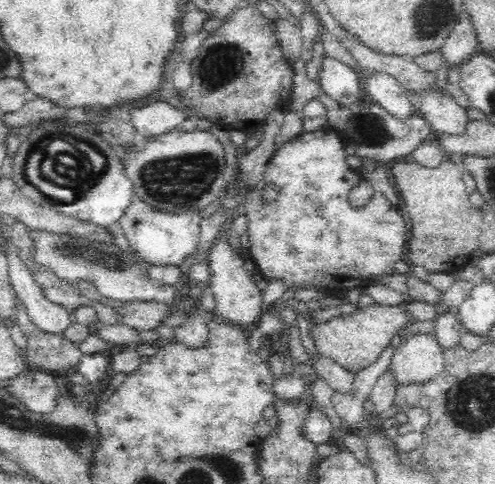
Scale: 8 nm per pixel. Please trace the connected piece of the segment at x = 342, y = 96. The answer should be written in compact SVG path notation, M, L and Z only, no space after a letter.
M325 54L318 79L322 92L342 106L349 107L361 99L360 74L340 59Z

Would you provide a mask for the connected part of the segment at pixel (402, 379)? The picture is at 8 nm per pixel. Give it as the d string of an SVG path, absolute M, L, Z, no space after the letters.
M410 335L395 348L388 369L394 371L396 390L406 383L428 382L445 367L442 346L434 335Z

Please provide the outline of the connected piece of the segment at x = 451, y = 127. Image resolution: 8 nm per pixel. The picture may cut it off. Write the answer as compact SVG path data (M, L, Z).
M440 86L439 89L420 89L419 91L408 91L410 102L413 108L424 117L435 134L448 133L448 134L464 134L466 132L466 125L469 121L466 115L466 109L458 105L452 95Z

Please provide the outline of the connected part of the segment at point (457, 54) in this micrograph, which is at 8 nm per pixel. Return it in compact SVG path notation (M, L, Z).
M465 8L458 24L450 32L440 51L442 51L444 63L448 62L450 67L459 66L462 61L469 59L474 53L478 52L478 37L476 37L472 19L470 19L470 15Z

